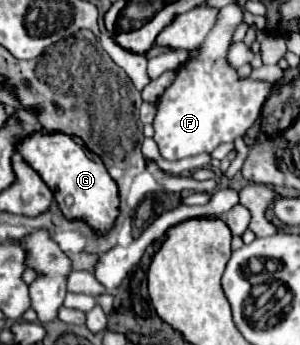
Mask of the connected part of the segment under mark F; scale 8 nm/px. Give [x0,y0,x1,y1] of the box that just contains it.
[152,25,272,161]

